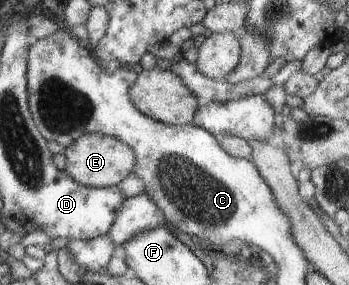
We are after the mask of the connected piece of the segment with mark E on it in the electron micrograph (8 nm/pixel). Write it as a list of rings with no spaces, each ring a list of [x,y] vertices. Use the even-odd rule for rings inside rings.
[[[87,133],[65,147],[65,170],[74,180],[89,187],[113,187],[128,178],[137,166],[137,153],[134,148],[119,138],[101,133]]]

